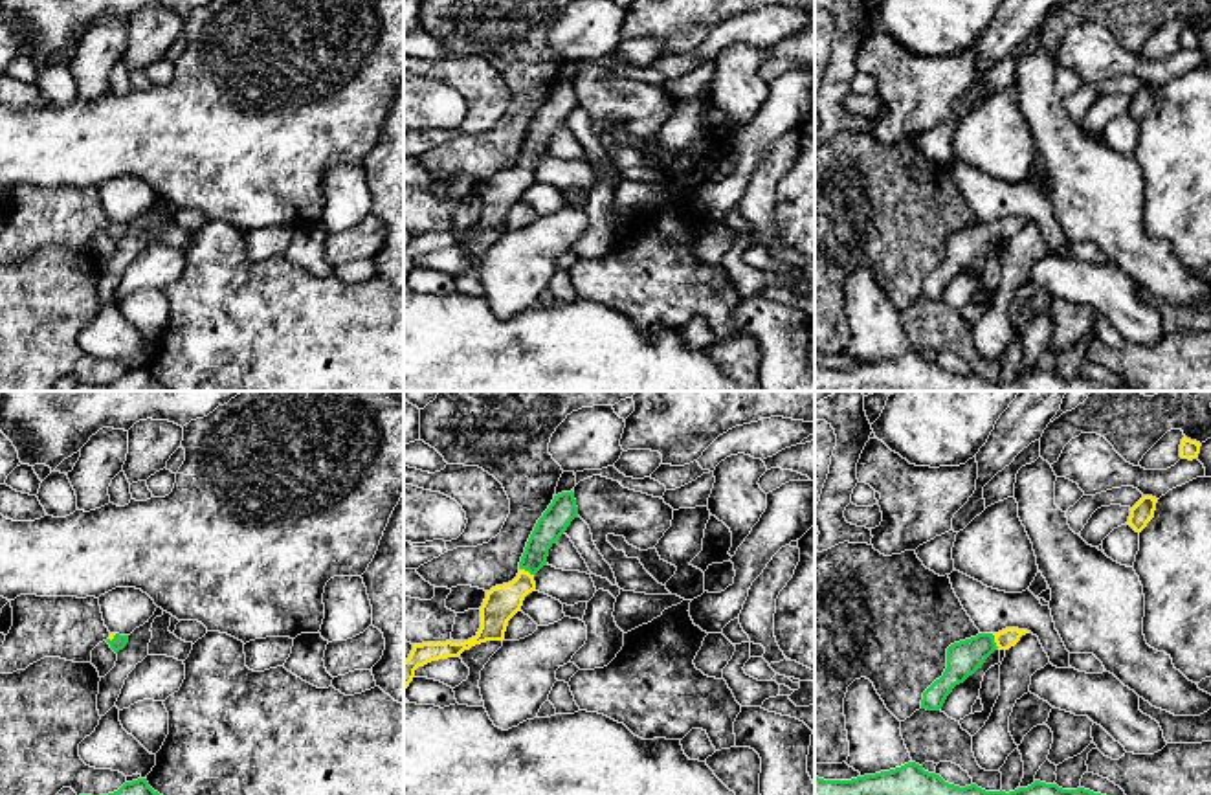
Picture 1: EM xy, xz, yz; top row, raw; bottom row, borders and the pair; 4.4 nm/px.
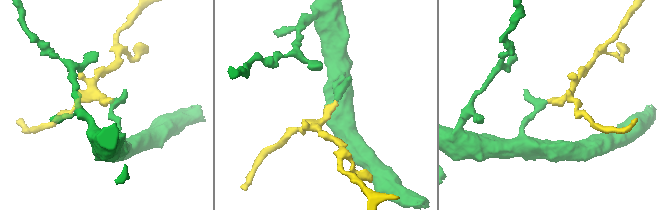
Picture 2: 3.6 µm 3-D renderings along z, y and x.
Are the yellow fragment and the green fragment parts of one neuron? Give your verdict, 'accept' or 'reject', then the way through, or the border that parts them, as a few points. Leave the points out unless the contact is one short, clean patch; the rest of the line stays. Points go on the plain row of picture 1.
accept | across xz (501, 191), (527, 160), (542, 125), (553, 112)

